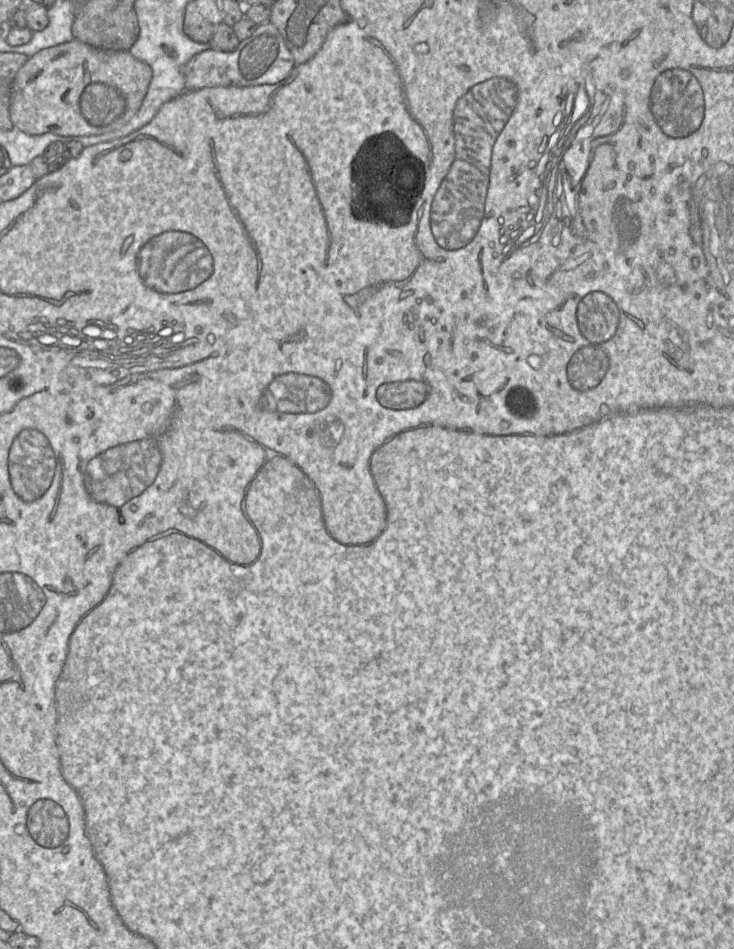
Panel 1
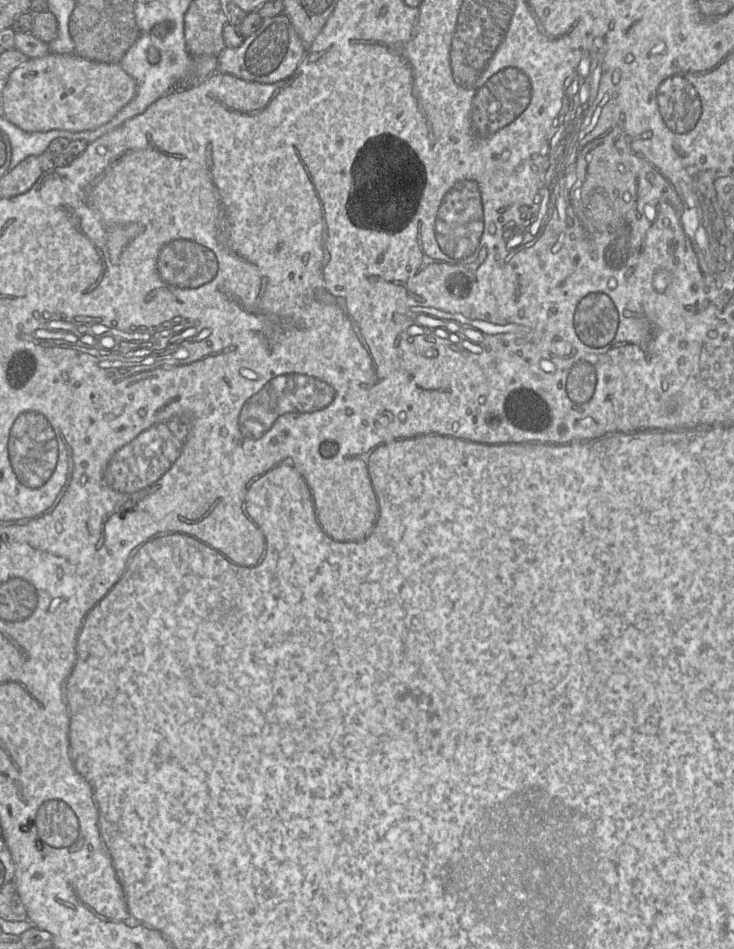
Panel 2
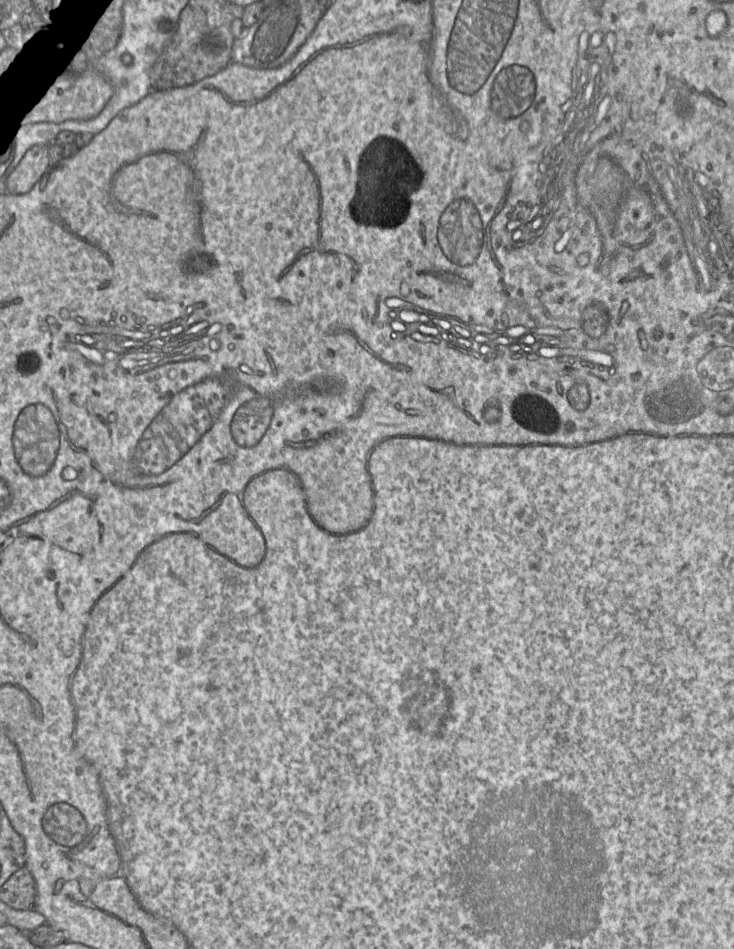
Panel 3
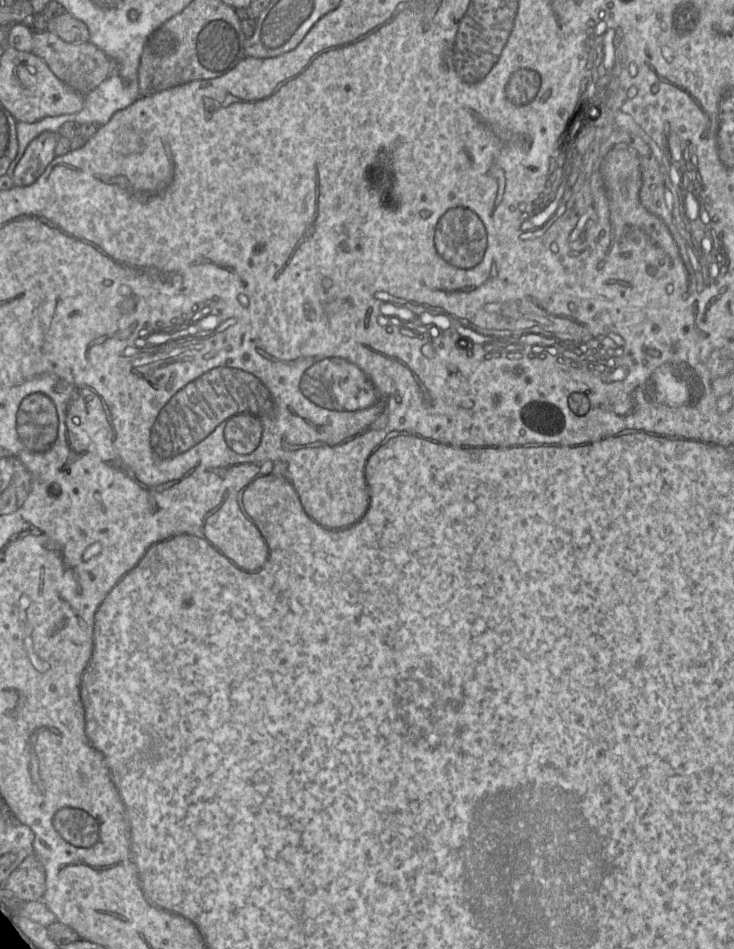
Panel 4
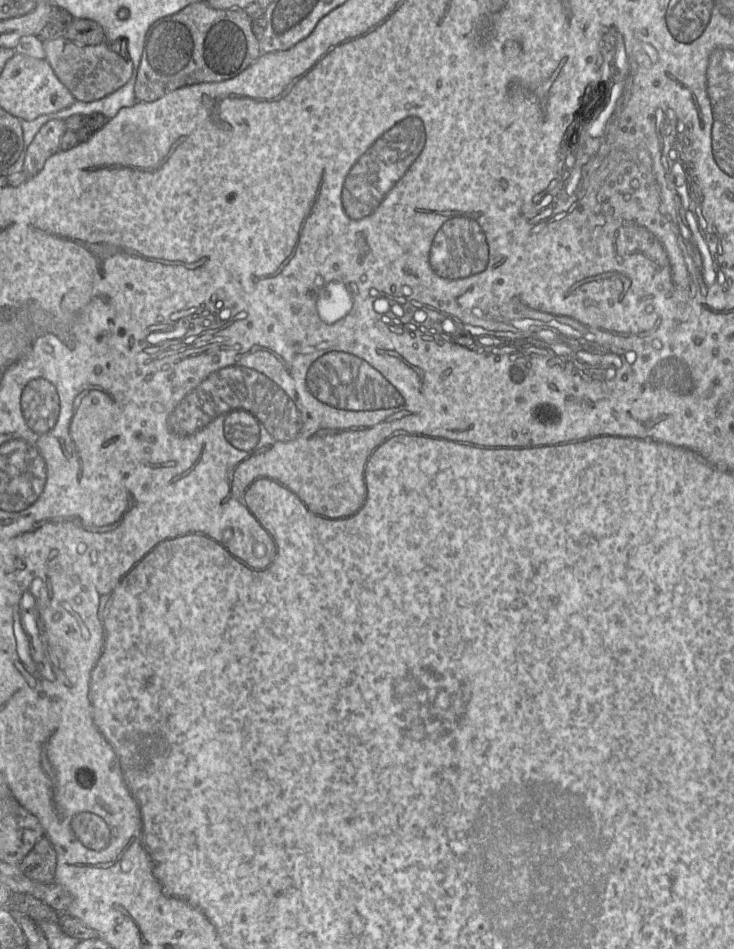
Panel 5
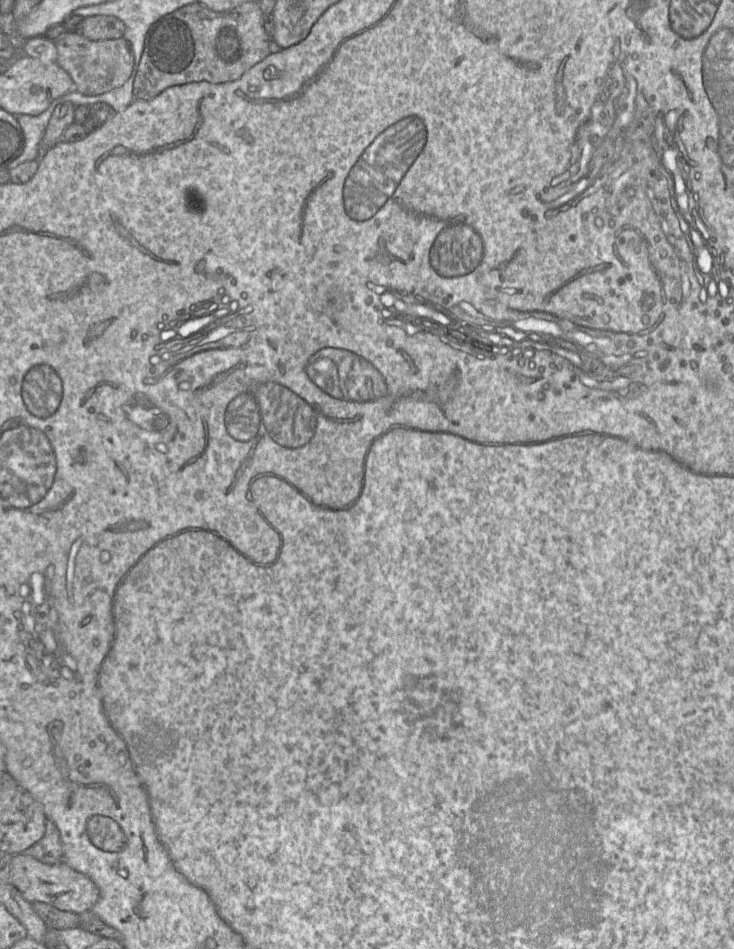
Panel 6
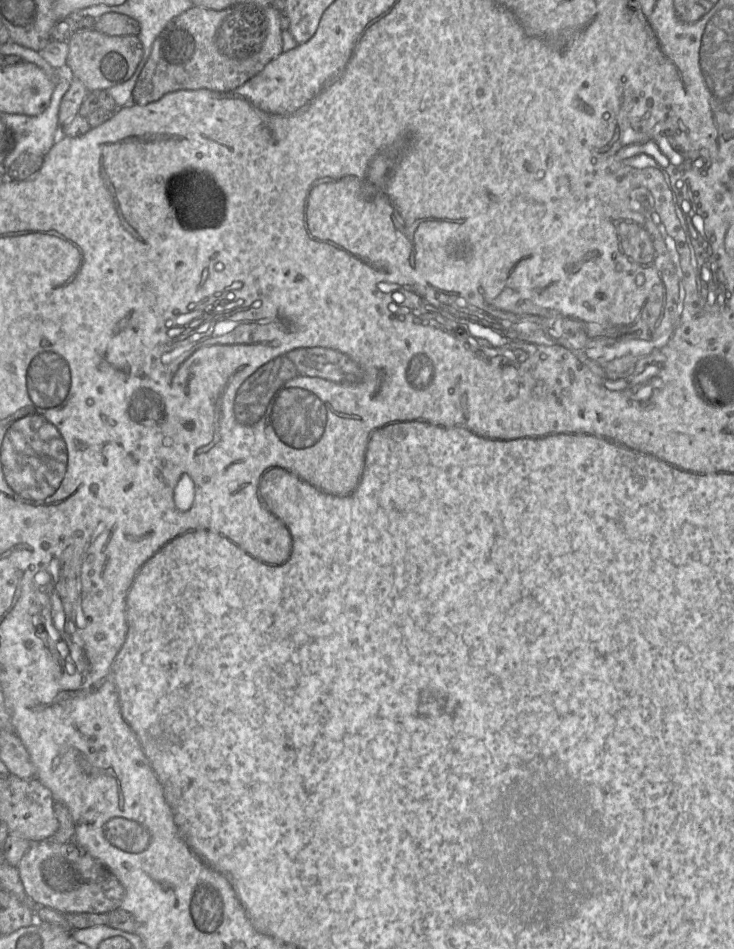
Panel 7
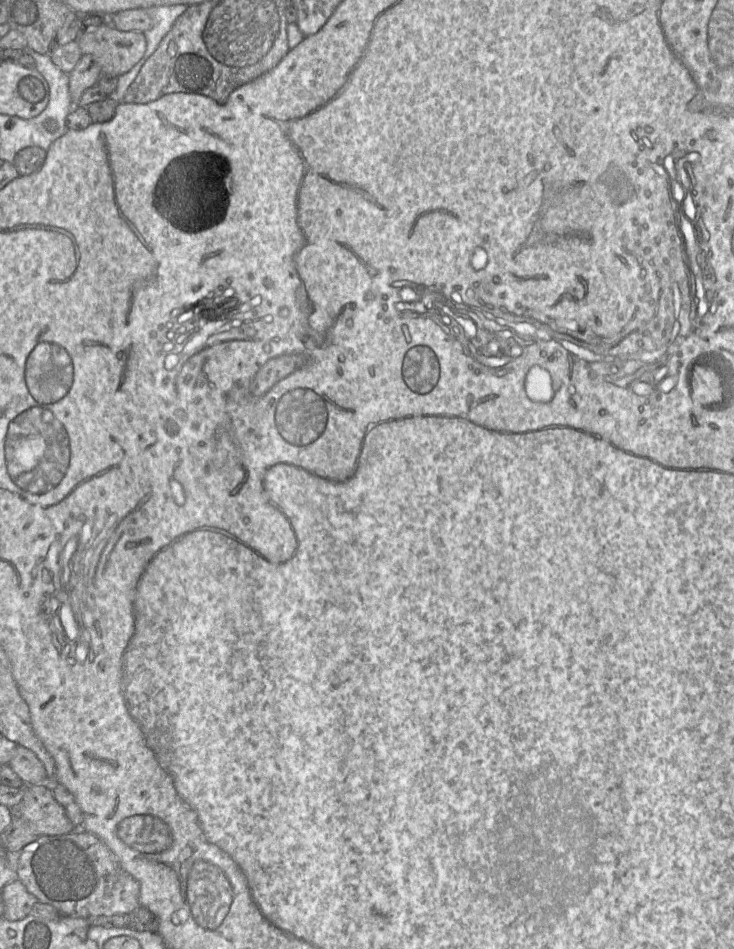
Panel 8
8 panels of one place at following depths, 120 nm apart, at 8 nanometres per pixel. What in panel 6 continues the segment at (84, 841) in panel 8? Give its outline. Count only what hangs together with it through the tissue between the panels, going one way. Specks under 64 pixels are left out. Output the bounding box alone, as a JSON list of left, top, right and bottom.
[10,853,99,914]

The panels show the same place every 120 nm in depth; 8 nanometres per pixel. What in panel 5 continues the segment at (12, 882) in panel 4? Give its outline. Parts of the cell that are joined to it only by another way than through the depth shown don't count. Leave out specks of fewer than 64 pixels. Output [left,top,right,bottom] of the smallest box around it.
[19,836,56,884]

